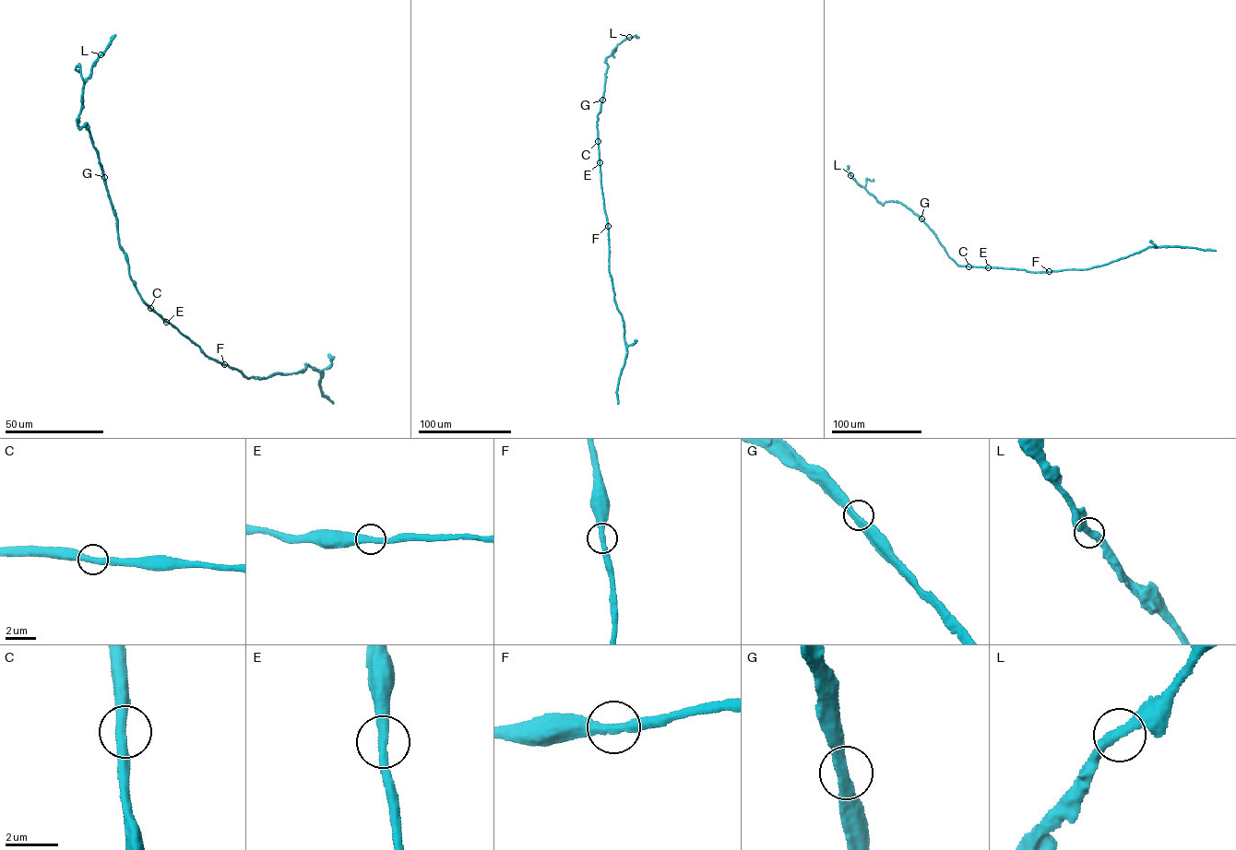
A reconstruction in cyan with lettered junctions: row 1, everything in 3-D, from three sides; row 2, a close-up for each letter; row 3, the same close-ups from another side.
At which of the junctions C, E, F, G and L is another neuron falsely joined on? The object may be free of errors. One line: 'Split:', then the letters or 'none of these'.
Split: none of these

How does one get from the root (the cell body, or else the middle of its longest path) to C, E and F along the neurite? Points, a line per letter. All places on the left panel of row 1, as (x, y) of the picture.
C: (184, 336), (150, 308)
E: (184, 336), (166, 322)
F: (184, 336), (208, 357), (223, 364)

